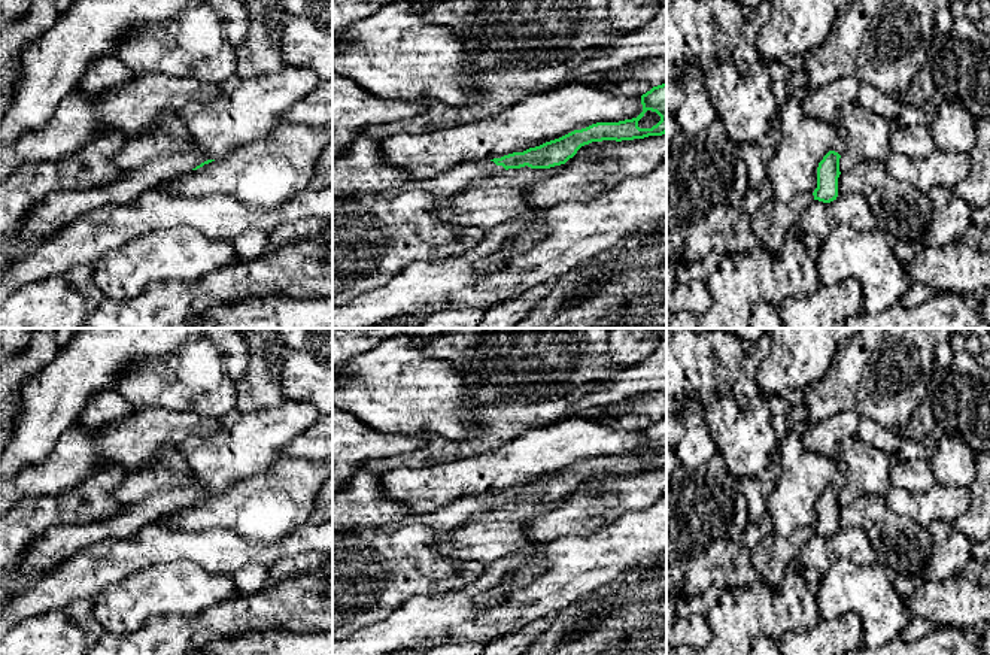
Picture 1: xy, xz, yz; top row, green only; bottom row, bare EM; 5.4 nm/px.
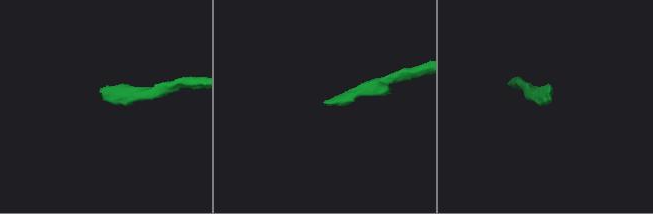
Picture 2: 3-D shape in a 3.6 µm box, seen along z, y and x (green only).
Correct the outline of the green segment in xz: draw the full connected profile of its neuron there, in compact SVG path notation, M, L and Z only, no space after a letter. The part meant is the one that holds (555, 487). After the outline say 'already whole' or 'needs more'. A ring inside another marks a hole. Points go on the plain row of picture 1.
M666 416L641 430L643 446L632 454L596 457L574 464L559 473L513 486L501 492L458 498L431 515L406 515L395 522L368 527L332 527L332 640L350 637L358 630L388 619L392 612L413 595L440 595L465 588L476 580L485 564L471 558L441 555L437 542L477 513L499 509L508 503L550 503L565 498L577 485L592 476L634 474L666 467ZM647 445L656 446L660 455L652 463L640 463L638 455Z; needs more

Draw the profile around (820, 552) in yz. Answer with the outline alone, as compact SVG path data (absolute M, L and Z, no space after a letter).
M862 528L838 530L830 537L814 534L801 549L799 562L826 571L839 560L857 565L875 562L872 545Z

